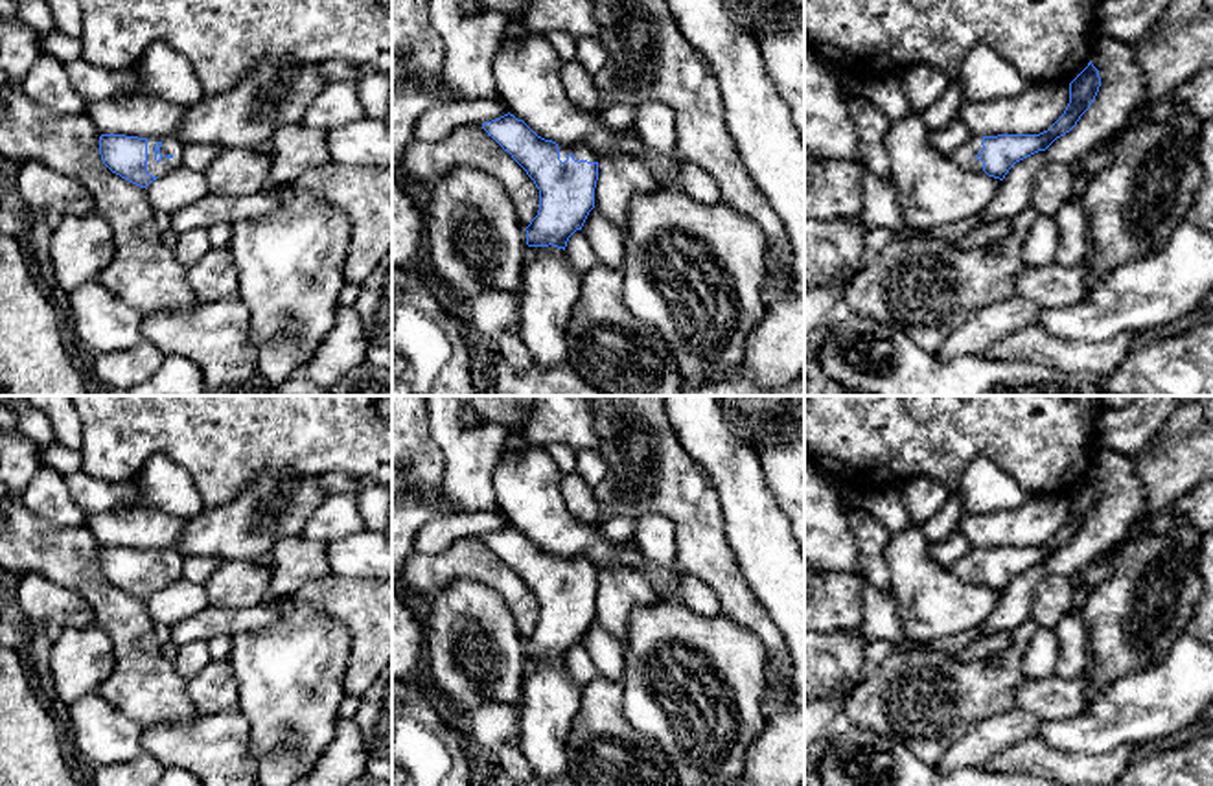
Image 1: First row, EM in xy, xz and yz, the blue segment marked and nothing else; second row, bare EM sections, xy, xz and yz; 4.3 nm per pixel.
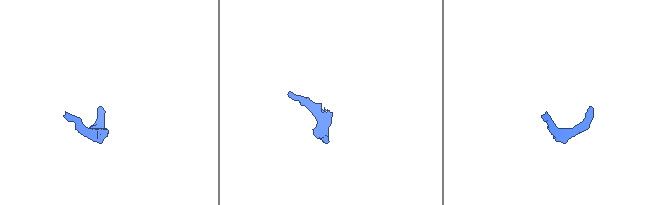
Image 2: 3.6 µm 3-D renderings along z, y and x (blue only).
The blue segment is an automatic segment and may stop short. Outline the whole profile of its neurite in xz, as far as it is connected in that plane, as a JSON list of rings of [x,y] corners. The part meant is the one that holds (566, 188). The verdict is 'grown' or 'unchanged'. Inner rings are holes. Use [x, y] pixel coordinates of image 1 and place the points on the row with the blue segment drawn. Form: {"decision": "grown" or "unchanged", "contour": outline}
{"decision": "grown", "contour": [[[504,114],[482,123],[539,190],[539,210],[526,230],[528,247],[567,247],[595,208],[598,156],[587,144],[556,144],[537,136],[523,120]]]}

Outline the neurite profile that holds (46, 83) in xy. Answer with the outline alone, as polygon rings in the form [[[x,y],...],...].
[[[44,52],[35,59],[20,88],[31,101],[59,114],[81,114],[87,107],[70,83],[64,64]]]

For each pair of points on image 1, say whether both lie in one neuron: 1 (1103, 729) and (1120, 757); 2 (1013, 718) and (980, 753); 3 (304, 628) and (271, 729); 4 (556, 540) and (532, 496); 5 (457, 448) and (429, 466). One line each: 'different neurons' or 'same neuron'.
1: different neurons
2: same neuron
3: same neuron
4: same neuron
5: different neurons

